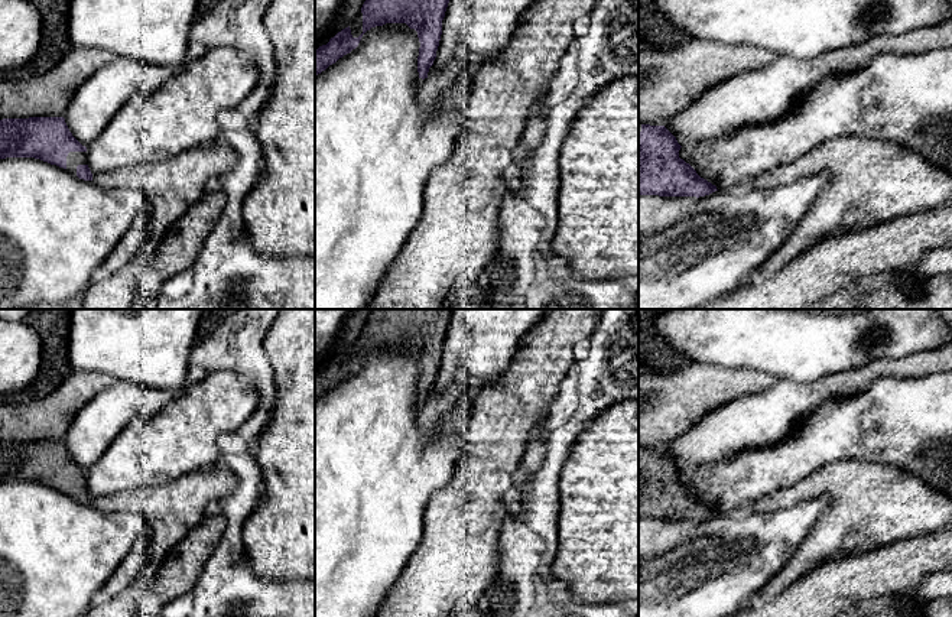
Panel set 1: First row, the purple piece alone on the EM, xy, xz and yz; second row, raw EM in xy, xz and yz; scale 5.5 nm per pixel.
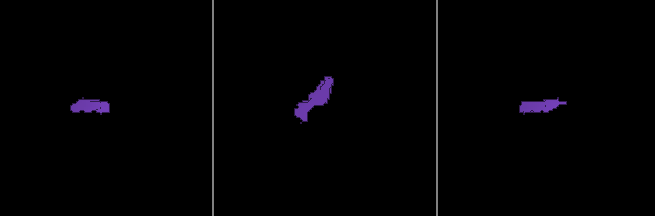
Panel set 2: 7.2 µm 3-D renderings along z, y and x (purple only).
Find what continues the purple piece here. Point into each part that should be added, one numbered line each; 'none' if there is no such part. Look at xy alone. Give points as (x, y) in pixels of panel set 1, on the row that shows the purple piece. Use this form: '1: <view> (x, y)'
1: xy (74, 158)

